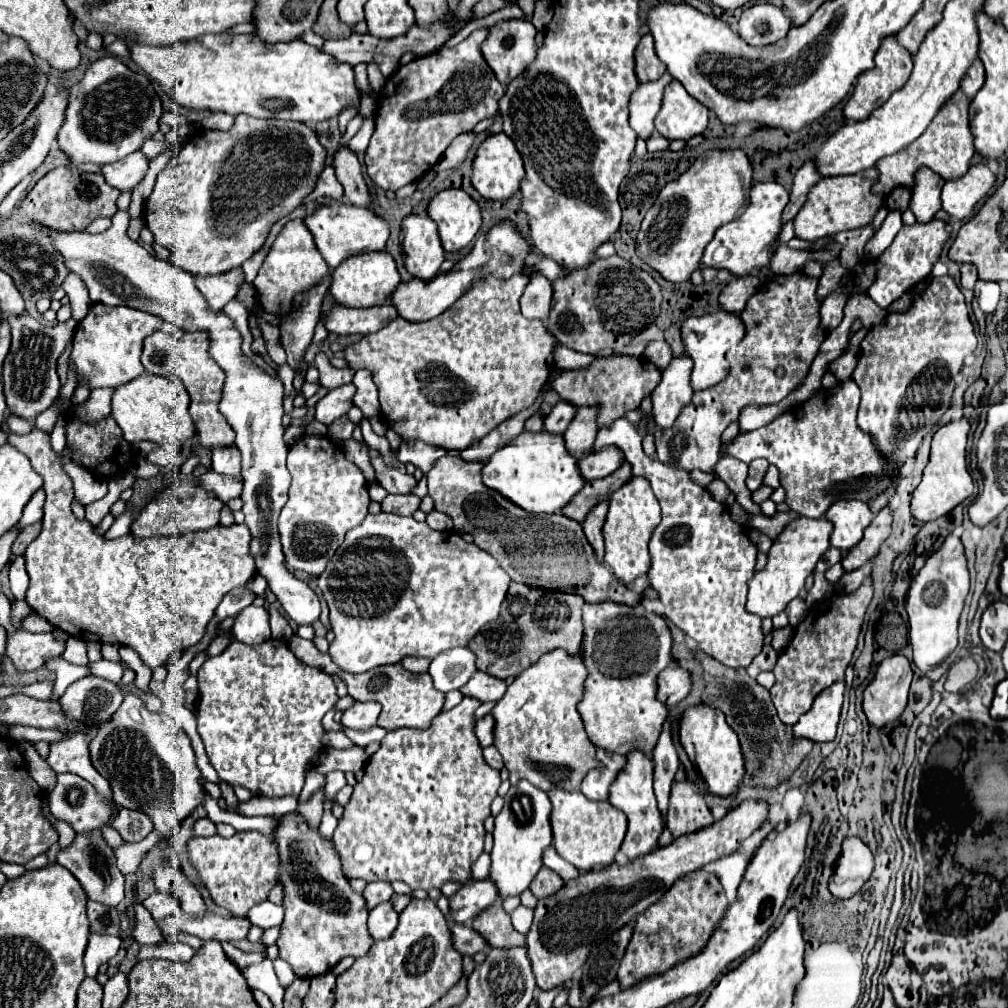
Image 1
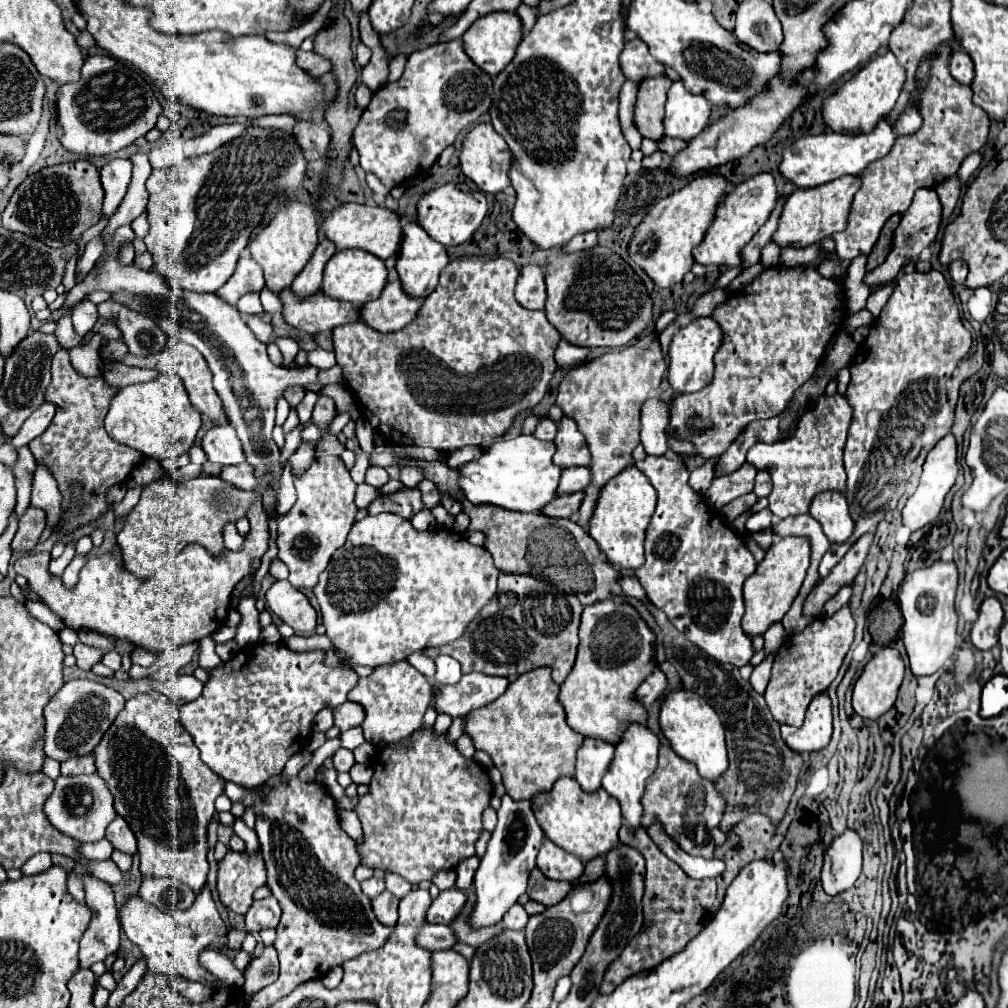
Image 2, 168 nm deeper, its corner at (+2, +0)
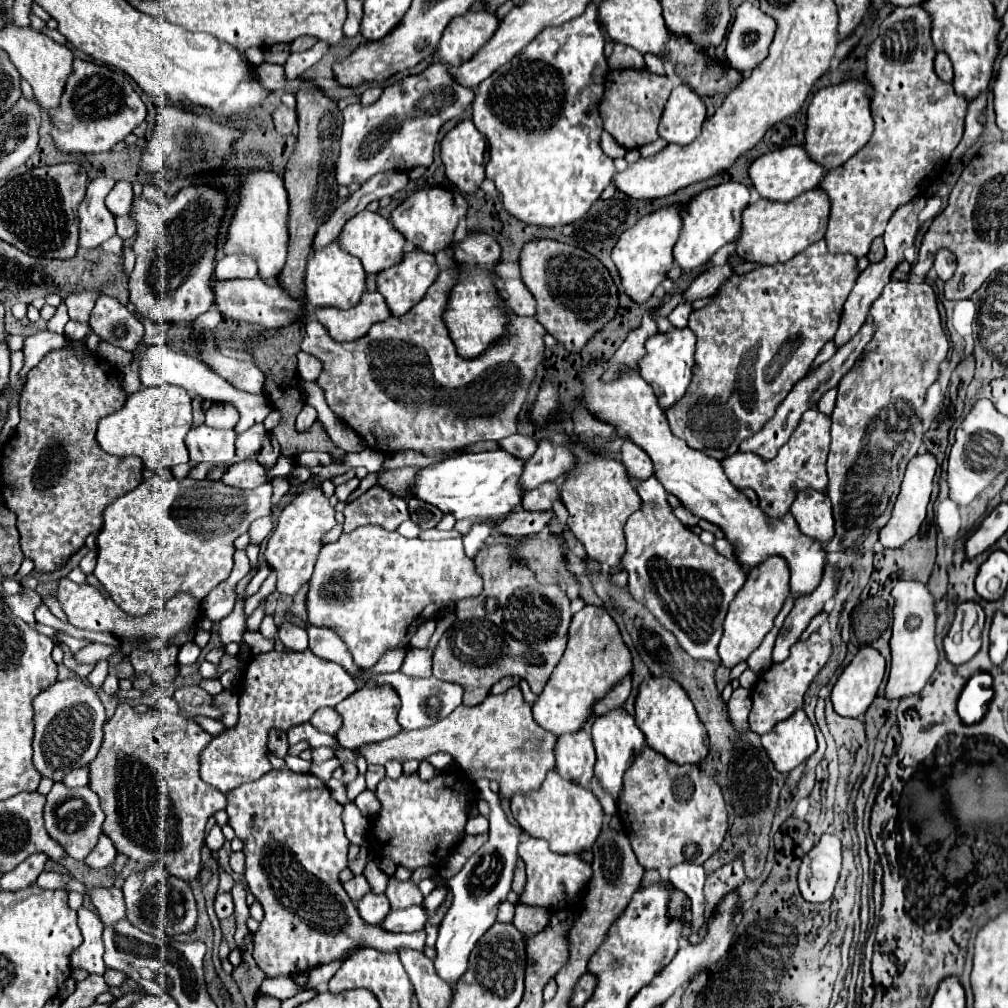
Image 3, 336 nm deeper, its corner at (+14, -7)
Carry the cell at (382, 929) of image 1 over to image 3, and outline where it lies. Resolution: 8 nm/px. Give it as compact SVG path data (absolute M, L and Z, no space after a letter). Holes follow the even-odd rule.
M370 891L366 893L366 897L358 901L358 913L368 925L378 925L388 915L388 911L390 911L390 905L386 895L376 895Z

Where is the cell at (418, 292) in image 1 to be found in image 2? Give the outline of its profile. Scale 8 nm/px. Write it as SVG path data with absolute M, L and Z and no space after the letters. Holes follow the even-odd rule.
M390 282L384 286L380 298L360 308L360 314L368 326L380 332L396 332L414 322L422 302L424 298L406 296L400 282Z

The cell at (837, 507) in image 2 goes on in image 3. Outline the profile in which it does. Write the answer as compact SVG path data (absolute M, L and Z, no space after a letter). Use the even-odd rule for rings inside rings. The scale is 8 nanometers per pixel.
M802 489L790 507L800 531L820 543L834 537L834 519L832 505L826 493L816 489Z

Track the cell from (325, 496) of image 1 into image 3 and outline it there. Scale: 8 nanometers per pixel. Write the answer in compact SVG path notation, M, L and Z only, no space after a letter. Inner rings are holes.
M312 487L300 493L284 511L280 513L276 527L272 535L266 541L266 561L276 569L278 573L278 591L284 595L294 595L298 589L310 581L318 553L320 553L320 539L326 531L330 531L336 525L334 519L334 507L330 505L328 497L324 497L322 489Z

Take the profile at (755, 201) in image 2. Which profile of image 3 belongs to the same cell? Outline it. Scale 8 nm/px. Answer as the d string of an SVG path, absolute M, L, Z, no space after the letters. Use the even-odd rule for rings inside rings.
M734 181L704 189L696 197L692 197L680 209L682 231L680 231L680 239L674 245L674 261L682 269L696 269L706 265L722 245L736 241L742 225L740 215L742 215L742 209L748 205L748 201L750 201L748 187Z

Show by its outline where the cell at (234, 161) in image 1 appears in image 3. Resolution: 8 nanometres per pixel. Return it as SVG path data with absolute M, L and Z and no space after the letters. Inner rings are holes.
M190 185L180 189L164 207L158 207L144 197L134 199L132 215L138 223L138 235L134 241L136 265L128 281L128 301L132 313L144 321L152 321L160 327L172 323L192 323L198 315L206 313L214 301L212 281L214 281L214 253L216 253L216 233L226 207L226 199L220 191L208 185Z

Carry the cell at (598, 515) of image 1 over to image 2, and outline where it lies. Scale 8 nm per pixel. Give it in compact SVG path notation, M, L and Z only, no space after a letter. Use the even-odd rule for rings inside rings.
M652 332L632 346L624 346L592 362L572 368L562 378L556 404L566 416L578 422L578 428L586 436L586 444L592 454L592 482L584 490L586 496L582 500L578 520L582 528L588 530L588 522L598 502L602 484L632 464L632 450L640 444L640 406L660 388L664 372L666 366L660 352L660 342Z

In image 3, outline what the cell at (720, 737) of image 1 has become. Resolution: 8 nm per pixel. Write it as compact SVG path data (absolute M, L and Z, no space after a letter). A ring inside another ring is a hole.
M648 677L638 687L636 695L636 725L646 737L646 745L654 751L662 753L670 761L682 765L692 763L698 765L708 753L708 737L702 721L696 715L696 709L686 695L686 691L678 685L678 681L670 677Z

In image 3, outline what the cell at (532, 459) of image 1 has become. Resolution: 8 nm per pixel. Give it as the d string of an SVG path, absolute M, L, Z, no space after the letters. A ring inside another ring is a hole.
M486 451L476 455L458 455L436 465L428 465L416 473L410 495L438 507L442 513L450 513L456 519L498 519L516 511L522 501L520 473L522 461L510 453Z

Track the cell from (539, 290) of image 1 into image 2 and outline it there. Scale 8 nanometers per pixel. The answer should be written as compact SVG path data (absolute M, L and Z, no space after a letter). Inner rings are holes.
M524 266L516 284L516 300L520 306L530 310L542 310L546 302L544 270L540 266Z

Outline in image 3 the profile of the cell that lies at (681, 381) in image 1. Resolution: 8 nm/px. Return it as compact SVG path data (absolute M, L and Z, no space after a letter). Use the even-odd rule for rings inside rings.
M624 441L622 445L622 463L632 481L646 481L646 477L654 475L650 457L630 441Z

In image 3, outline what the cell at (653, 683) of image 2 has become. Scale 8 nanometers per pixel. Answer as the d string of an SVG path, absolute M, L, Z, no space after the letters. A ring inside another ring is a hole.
M624 677L622 681L618 681L618 685L614 685L614 689L610 689L610 693L606 693L606 697L602 697L600 701L594 703L594 715L604 715L610 709L618 709L624 705L624 701L628 699L632 689L630 677Z

